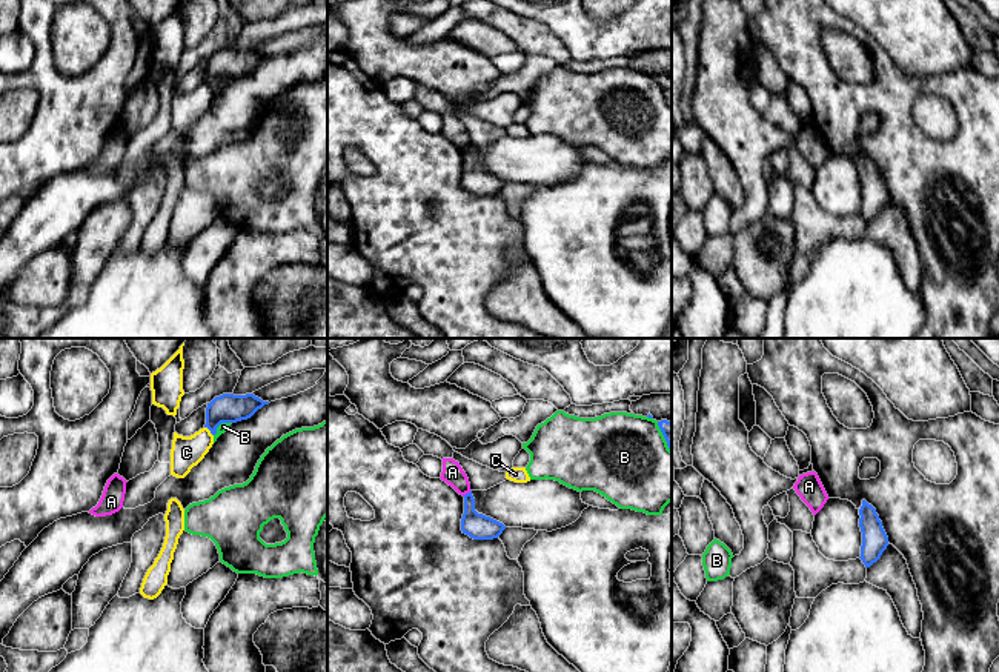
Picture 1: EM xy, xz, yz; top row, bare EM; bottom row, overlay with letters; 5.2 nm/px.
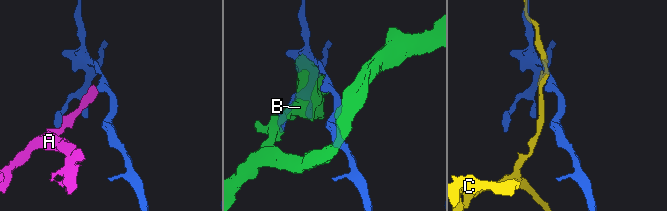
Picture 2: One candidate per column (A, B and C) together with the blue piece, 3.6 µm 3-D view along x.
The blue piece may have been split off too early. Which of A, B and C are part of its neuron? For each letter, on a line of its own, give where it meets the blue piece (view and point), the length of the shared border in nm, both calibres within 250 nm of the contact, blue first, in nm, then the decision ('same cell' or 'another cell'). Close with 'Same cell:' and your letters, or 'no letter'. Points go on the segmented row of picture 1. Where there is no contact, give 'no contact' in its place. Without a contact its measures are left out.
A: xz (466, 494) | 50 nm | 140/110 nm | another cell
B: xy (220, 423) | 120 nm | 160/50 nm | another cell
C: xy (209, 429) | 70 nm | 160/160 nm | another cell
Same cell: no letter

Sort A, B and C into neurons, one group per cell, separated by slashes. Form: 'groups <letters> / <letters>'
groups A / B / C

